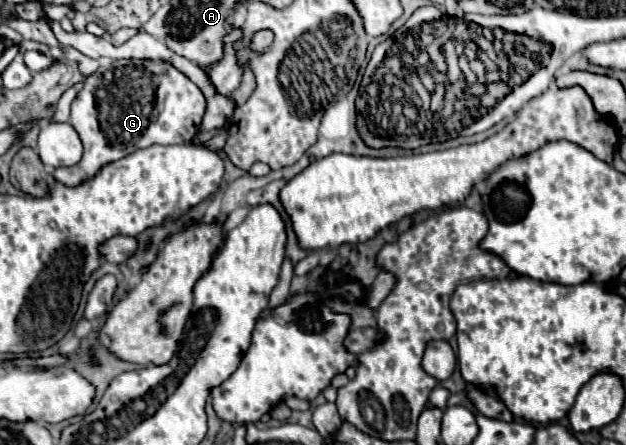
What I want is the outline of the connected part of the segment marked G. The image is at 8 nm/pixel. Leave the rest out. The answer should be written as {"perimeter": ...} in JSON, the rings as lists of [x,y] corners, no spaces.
{"perimeter":[[[117,59],[111,61],[107,67],[99,67],[93,75],[85,79],[83,89],[75,97],[71,105],[71,125],[79,133],[85,153],[83,159],[73,167],[59,167],[53,171],[53,177],[65,185],[77,185],[89,177],[93,177],[105,163],[117,161],[137,149],[145,149],[149,145],[161,143],[191,143],[193,137],[199,133],[201,119],[205,113],[205,97],[201,89],[189,81],[179,69],[175,69],[167,61],[151,61],[151,59]]]}

